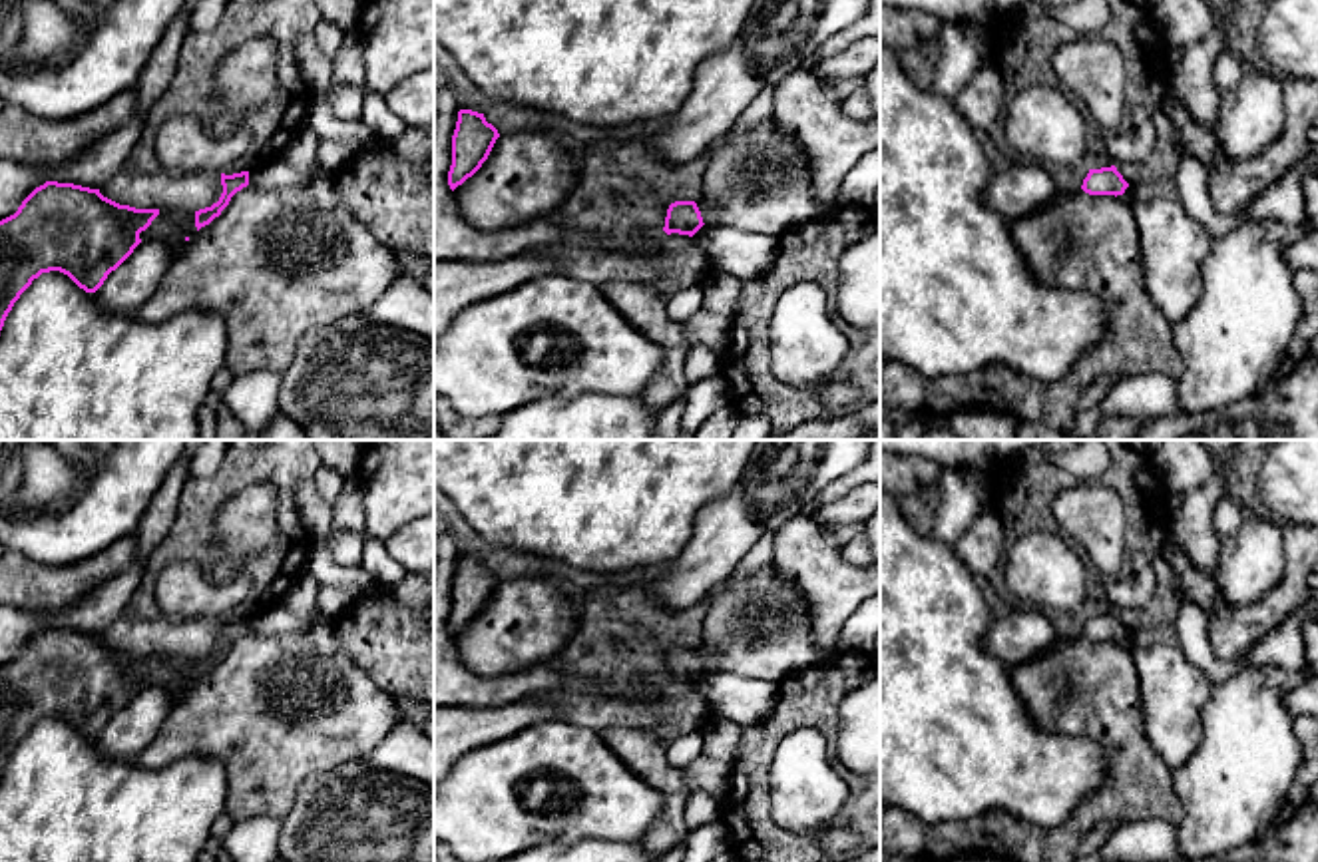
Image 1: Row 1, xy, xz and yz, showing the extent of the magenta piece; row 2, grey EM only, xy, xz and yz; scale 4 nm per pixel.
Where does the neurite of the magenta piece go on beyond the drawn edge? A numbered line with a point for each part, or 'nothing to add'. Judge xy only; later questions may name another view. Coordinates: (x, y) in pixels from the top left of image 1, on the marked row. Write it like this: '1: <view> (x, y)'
nothing to add

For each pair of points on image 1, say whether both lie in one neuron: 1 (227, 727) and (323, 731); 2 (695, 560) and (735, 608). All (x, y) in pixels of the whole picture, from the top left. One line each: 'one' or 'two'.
1: one
2: two

